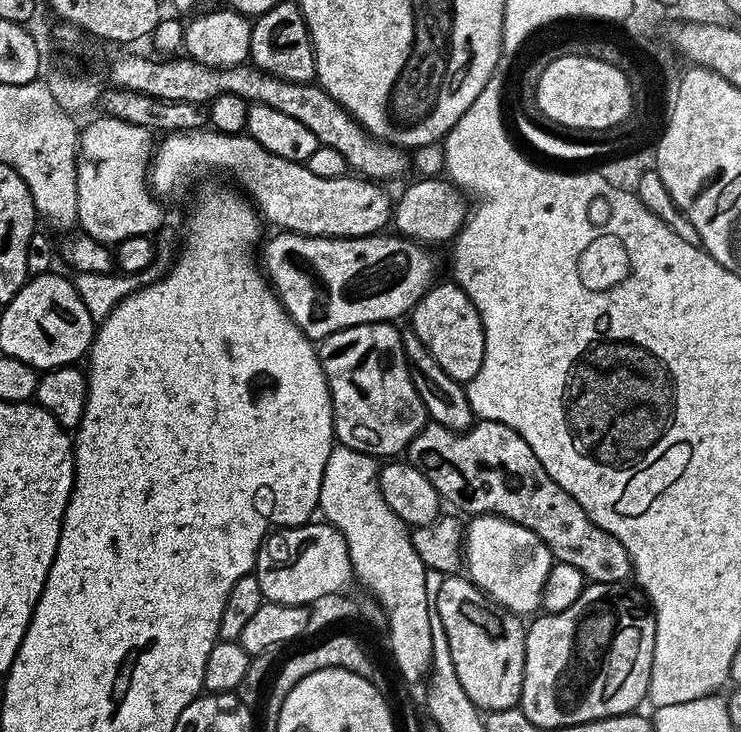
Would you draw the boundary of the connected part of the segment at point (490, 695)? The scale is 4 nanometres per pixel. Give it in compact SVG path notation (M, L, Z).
M452 574L440 584L440 589L435 589L434 592L434 612L440 617L446 638L450 642L450 658L454 658L454 670L458 670L458 682L462 682L462 690L466 690L466 694L473 700L477 708L485 713L498 712L507 708L515 708L519 705L520 695L522 694L522 682L524 681L524 634L526 631L525 625L520 625L521 617L516 614L505 614L503 611L497 610L490 606L483 592L472 583L471 580L460 574Z

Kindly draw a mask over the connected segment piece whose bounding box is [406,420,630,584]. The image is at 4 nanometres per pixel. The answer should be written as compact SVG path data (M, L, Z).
M480 420L466 432L454 432L441 424L428 422L408 445L406 460L420 469L420 473L440 491L445 501L453 500L458 507L465 508L468 514L501 516L538 534L538 538L542 538L544 545L552 551L553 561L582 570L585 581L593 584L619 584L629 579L630 561L622 542L598 527L592 521L589 509L566 494L566 490L562 490L562 486L558 486L558 482L546 474L546 466L538 462L538 454L530 450L530 442L526 442L518 430L493 420Z

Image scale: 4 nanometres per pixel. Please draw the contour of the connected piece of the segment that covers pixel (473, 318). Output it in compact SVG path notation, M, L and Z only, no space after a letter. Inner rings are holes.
M449 282L449 284L435 283L412 309L411 320L411 331L418 334L418 338L428 347L430 354L434 354L438 366L442 366L442 370L446 370L446 374L450 374L452 380L467 382L478 374L484 361L484 327L474 302L460 288L459 284L455 282Z

